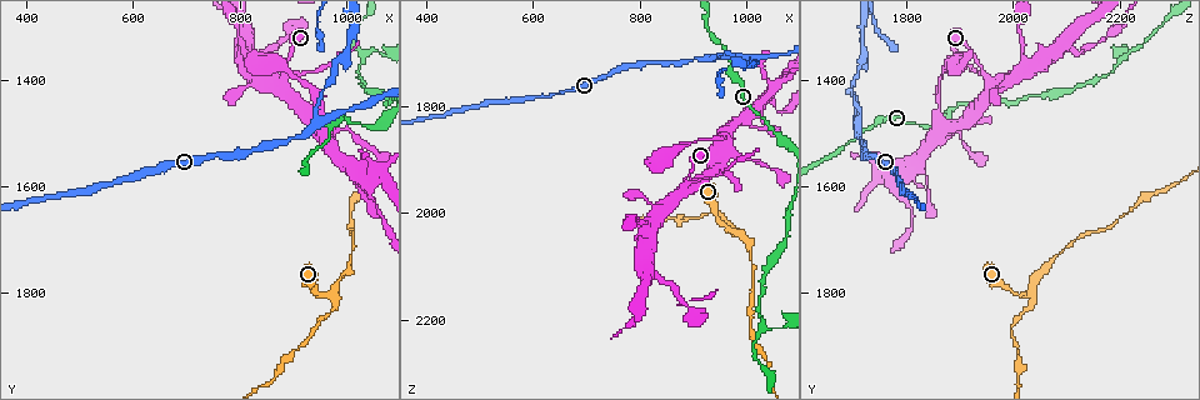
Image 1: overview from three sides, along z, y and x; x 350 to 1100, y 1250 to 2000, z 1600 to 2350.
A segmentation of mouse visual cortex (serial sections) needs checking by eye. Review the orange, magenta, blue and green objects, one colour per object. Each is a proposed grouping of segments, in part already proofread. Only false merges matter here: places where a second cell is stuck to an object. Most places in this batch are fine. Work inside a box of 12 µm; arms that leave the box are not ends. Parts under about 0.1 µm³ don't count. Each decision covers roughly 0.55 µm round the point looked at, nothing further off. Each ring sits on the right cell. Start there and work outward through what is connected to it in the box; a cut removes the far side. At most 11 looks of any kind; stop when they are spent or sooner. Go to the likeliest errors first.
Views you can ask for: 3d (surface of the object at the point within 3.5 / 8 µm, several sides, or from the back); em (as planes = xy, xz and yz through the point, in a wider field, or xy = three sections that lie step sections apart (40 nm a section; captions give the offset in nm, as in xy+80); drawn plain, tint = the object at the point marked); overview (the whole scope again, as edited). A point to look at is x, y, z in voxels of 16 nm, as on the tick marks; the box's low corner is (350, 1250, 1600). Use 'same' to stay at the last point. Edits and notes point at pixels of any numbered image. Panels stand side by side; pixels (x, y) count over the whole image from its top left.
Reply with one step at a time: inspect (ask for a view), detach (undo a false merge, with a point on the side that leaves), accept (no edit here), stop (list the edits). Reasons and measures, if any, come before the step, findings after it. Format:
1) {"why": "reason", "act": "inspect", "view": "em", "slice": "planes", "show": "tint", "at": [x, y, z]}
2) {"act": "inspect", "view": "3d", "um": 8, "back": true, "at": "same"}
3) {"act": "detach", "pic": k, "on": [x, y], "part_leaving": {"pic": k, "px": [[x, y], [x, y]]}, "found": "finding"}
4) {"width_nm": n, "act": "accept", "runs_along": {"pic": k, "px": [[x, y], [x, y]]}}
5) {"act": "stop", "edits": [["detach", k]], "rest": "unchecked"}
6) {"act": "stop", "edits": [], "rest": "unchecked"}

{"why": "branch point", "act": "inspect", "view": "3d", "um": 3.5, "at": [945, 1480, 1710]}

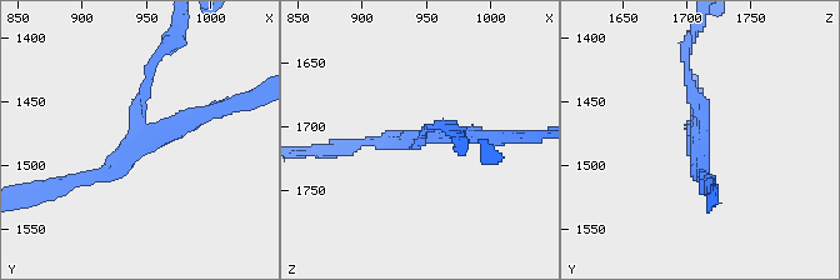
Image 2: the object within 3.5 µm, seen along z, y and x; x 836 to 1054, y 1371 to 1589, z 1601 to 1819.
{"why": "shape alone is not enough", "act": "inspect", "view": "em", "slice": "xy", "step": 2, "show": "tint", "at": [942, 1482, 1708]}

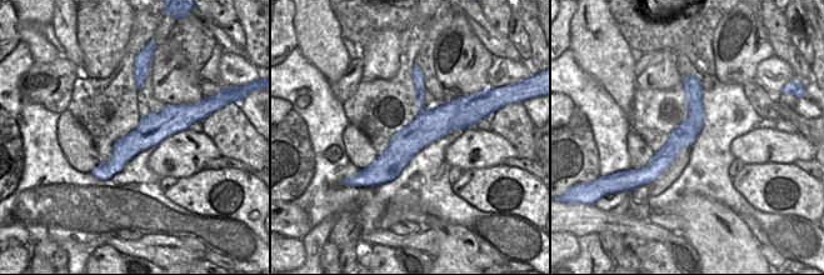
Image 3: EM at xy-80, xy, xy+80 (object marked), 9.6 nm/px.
{"arm_widths_nm": [150, 150, 200], "act": "detach", "pic": 2, "on": [685, 54], "part_leaving": {"pic": 2, "px": [[695, 93], [685, 58], [691, 35]]}, "found": "a second cell is stuck on"}

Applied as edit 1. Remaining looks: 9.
{"why": "abrupt turn", "act": "inspect", "view": "3d", "um": 3.5, "back": true, "at": [1030, 1355, 2215]}

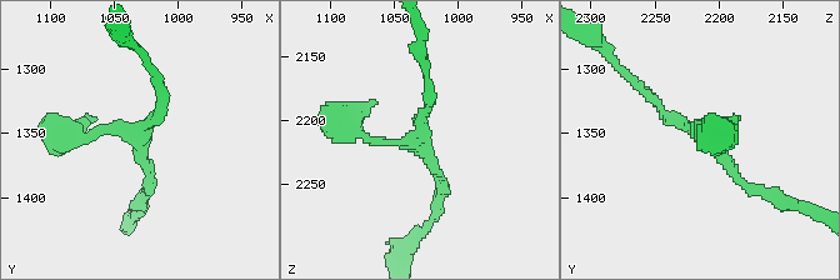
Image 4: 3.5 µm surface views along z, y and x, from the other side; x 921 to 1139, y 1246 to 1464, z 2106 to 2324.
{"arms": 3, "arm_widths_nm": [150, 150, 150], "why": "need the tissue", "act": "inspect", "view": "em", "slice": "xy", "step": 3, "show": "tint", "at": [1030, 1356, 2210]}

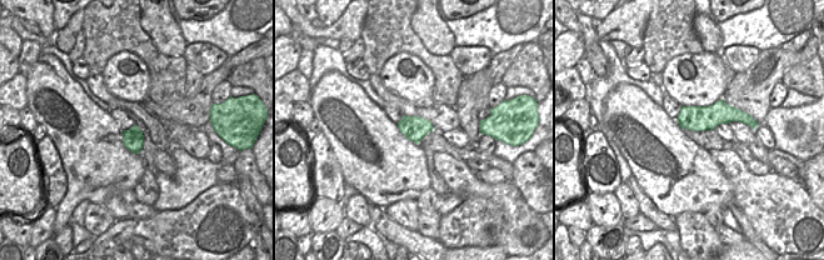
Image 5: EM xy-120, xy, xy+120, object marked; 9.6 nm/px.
{"act": "accept", "runs_along": {"pic": 5, "px": [[745, 118], [712, 115], [680, 120]]}, "found": "one cell here"}

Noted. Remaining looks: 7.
{"why": "branch point", "act": "inspect", "view": "3d", "um": 3.5, "at": [975, 1795, 2030]}

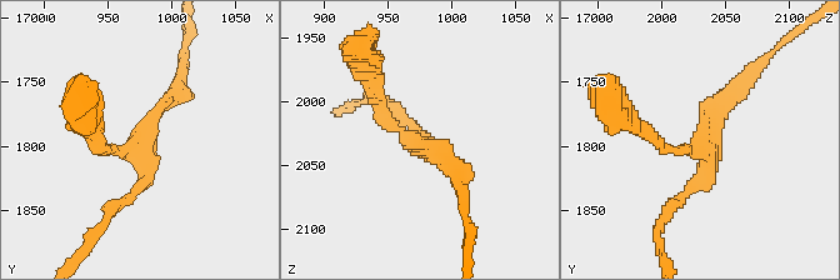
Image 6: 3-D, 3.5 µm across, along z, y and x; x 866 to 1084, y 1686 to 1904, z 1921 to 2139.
{"arms": 3, "arm_widths_nm": [150, 150, 200], "act": "inspect", "view": "em", "slice": "xy", "step": 2, "show": "tint", "at": [974, 1796, 2034]}

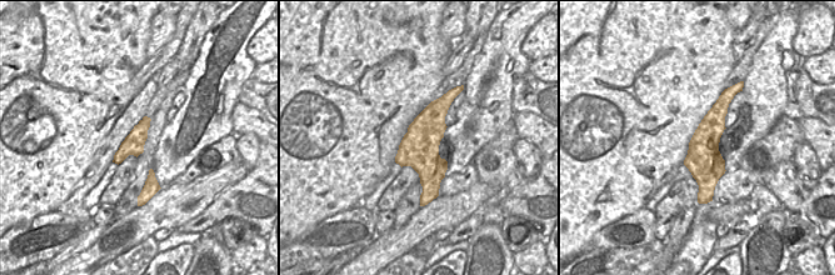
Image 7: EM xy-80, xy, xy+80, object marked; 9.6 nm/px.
{"act": "accept", "runs_along": {"pic": 7, "px": [[725, 94], [706, 136], [703, 194]]}, "found": "one cell here"}

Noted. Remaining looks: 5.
{"why": "a fork", "act": "inspect", "view": "3d", "um": 3.5, "at": [1030, 1590, 1795]}

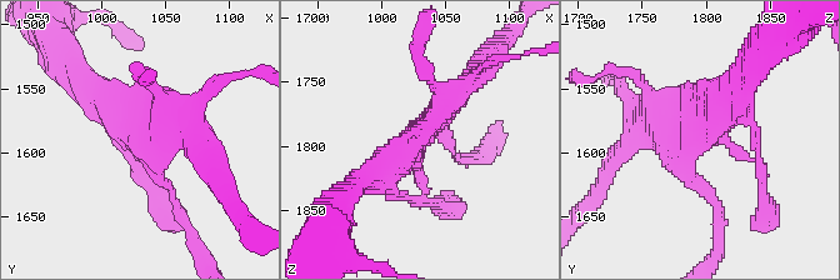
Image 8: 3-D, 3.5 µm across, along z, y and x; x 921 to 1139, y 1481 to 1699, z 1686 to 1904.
{"why": "shape alone is not enough", "act": "inspect", "view": "em", "slice": "xy", "step": 5, "show": "tint", "at": [1030, 1588, 1792]}

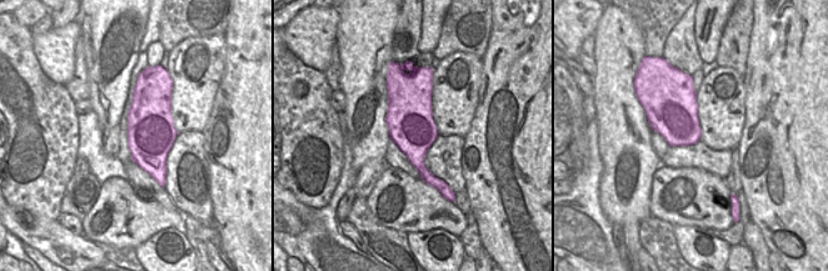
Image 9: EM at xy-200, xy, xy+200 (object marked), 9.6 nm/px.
{"act": "inspect", "view": "em", "slice": "xy", "step": 3, "show": "tint", "at": "same"}

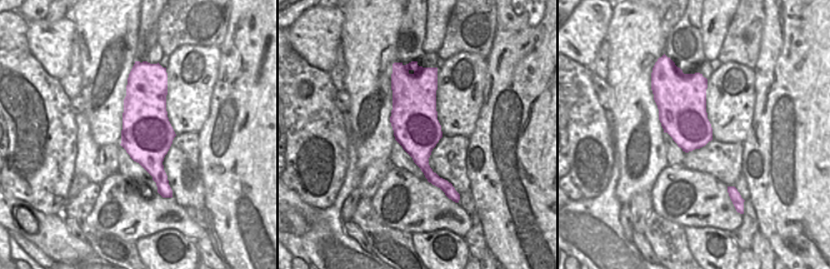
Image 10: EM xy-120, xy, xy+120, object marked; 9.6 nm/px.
{"width_nm": 460, "act": "accept", "runs_along": {"pic": 8, "px": [[365, 180], [408, 148], [473, 78]]}, "found": "one cell here"}

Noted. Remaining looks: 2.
{"act": "stop", "edits": [["detach", 2]], "rest": "unchecked"}

